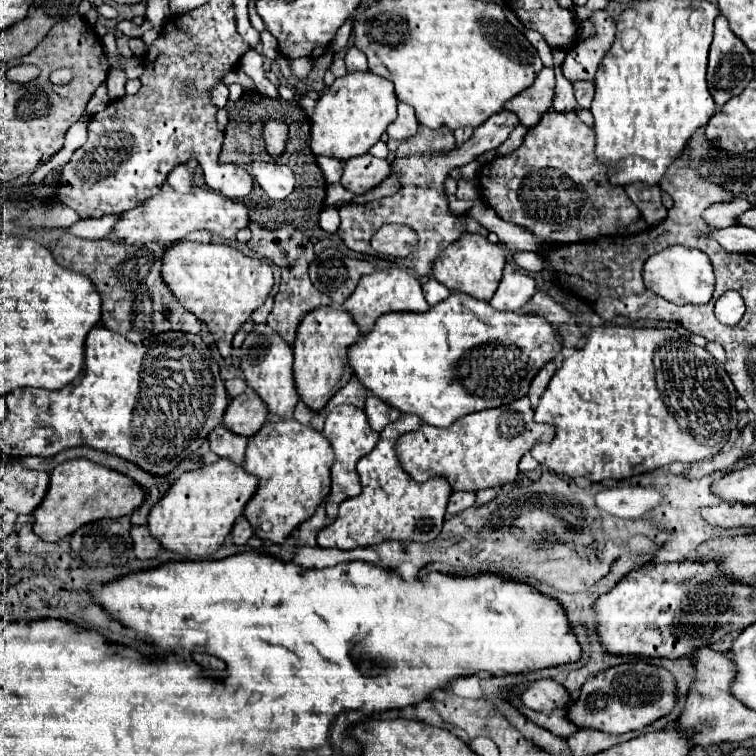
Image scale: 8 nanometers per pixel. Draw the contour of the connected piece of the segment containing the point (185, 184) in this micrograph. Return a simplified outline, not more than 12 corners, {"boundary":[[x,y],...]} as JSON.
{"boundary":[[183,164],[167,176],[167,184],[177,192],[193,188],[191,176]]}

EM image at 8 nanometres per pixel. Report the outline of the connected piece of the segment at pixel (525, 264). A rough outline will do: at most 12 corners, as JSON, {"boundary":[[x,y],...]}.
{"boundary":[[535,252],[511,254],[515,264],[527,272],[541,272],[543,260]]}

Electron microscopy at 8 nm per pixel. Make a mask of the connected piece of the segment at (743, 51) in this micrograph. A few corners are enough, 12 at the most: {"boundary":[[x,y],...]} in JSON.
{"boundary":[[717,16],[707,84],[717,108],[753,80],[753,56]]}

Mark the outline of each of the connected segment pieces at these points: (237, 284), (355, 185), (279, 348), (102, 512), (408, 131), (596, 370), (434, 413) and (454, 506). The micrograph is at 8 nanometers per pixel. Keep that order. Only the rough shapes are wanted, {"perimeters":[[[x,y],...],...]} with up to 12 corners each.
{"perimeters":[[[179,242],[161,274],[225,360],[273,288],[229,244]],[[363,154],[345,162],[341,184],[365,194],[389,176],[387,160]],[[269,324],[241,346],[241,370],[271,418],[291,418],[299,394],[293,348]],[[87,458],[59,464],[33,530],[47,542],[133,514],[145,490]],[[399,104],[399,116],[387,128],[389,138],[403,142],[415,136],[419,122],[409,104]],[[589,326],[531,456],[621,480],[721,452],[737,390],[673,328]],[[453,292],[349,346],[359,382],[447,428],[523,398],[561,338]],[[453,492],[447,512],[457,514],[475,504],[475,492]]]}

